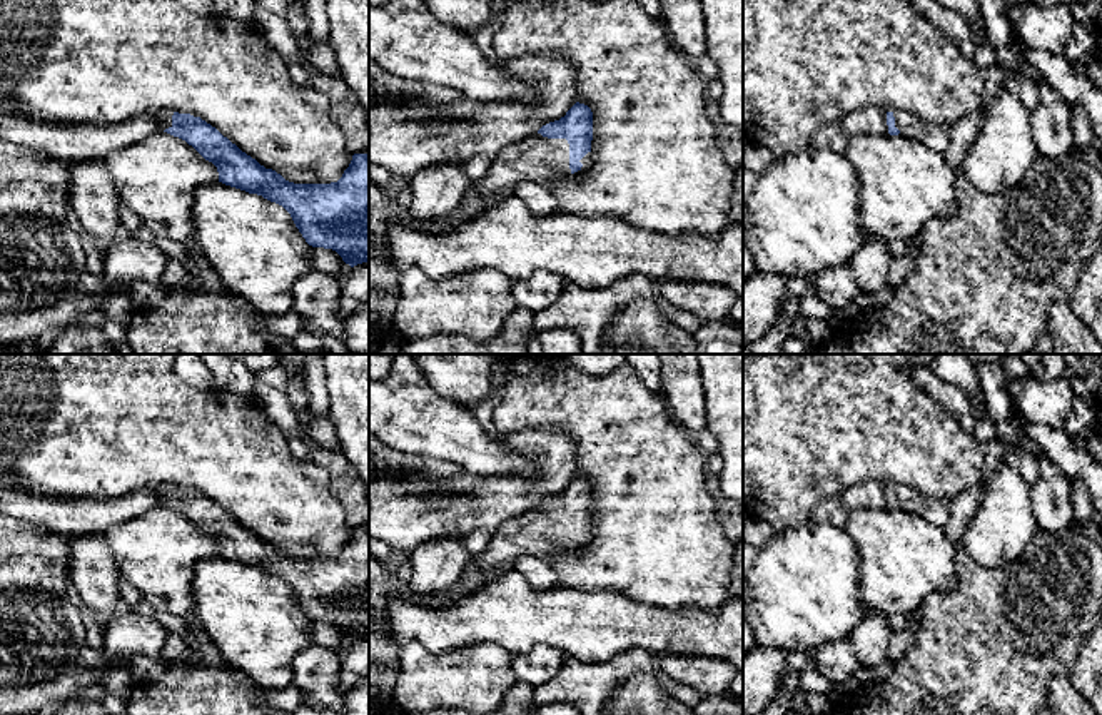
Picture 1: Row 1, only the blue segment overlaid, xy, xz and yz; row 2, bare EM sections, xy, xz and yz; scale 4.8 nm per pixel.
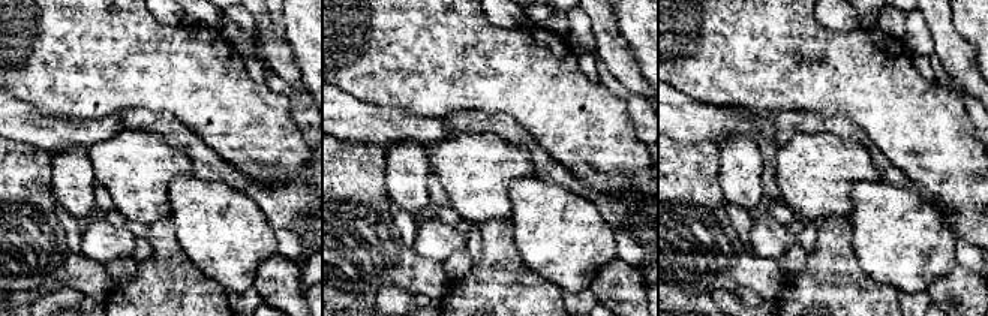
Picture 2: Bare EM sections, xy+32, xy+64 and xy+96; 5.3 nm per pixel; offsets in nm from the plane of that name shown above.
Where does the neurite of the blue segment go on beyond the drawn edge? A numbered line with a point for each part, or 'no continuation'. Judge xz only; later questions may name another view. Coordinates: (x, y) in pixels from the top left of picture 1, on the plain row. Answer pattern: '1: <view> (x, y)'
1: xz (538, 533)

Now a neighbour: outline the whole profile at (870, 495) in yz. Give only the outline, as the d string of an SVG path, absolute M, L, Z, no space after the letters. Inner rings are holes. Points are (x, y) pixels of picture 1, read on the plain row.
M875 479L848 486L842 493L815 506L808 521L828 523L835 528L845 528L850 515L860 508L863 510L888 508L887 486Z

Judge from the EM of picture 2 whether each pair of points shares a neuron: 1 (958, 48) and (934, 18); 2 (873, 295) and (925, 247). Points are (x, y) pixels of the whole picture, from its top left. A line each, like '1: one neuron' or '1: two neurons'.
1: one neuron
2: two neurons

